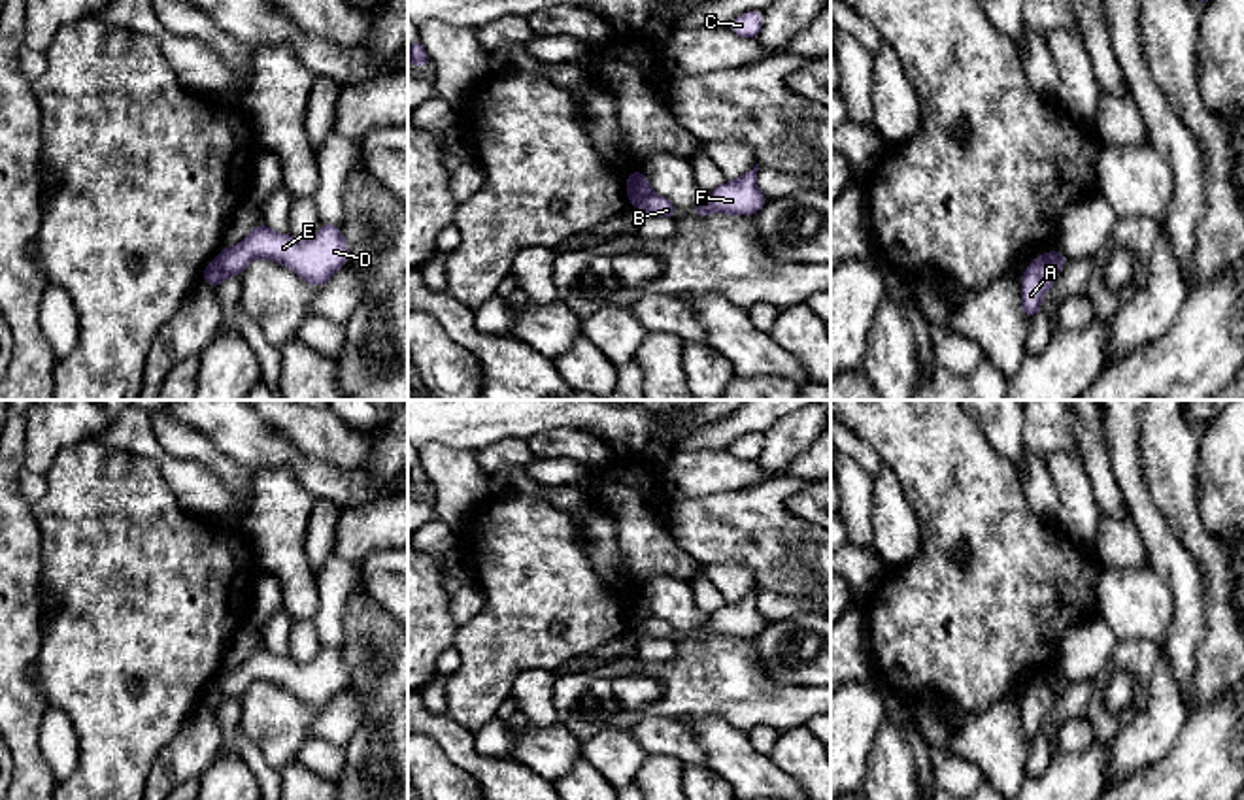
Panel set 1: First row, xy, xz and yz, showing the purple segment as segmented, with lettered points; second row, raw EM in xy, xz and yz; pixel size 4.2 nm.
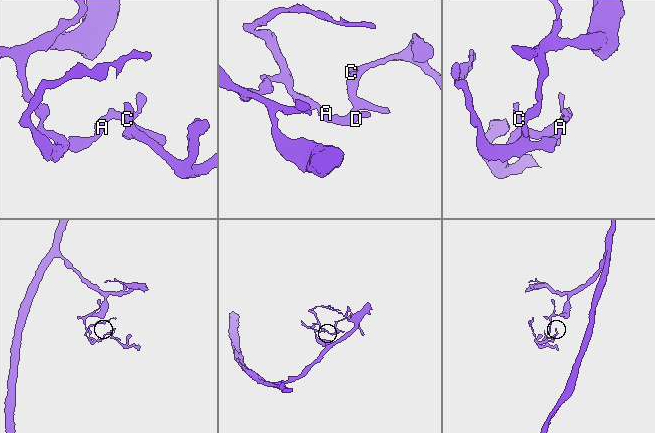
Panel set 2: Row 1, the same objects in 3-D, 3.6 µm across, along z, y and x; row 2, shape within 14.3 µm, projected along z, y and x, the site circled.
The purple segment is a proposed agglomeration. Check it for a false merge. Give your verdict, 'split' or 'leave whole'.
split

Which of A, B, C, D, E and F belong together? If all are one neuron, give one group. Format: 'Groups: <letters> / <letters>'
Groups: A / B C D E F

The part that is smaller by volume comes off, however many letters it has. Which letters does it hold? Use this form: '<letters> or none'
B, C, D, E, F

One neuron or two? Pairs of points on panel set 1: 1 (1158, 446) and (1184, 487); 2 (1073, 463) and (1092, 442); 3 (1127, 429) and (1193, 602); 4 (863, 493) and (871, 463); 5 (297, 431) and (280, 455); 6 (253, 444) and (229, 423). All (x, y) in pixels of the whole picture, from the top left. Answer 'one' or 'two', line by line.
1: one
2: two
3: one
4: two
5: two
6: one

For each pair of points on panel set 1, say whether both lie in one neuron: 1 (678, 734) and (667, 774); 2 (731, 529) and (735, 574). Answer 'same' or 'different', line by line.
1: different
2: different

